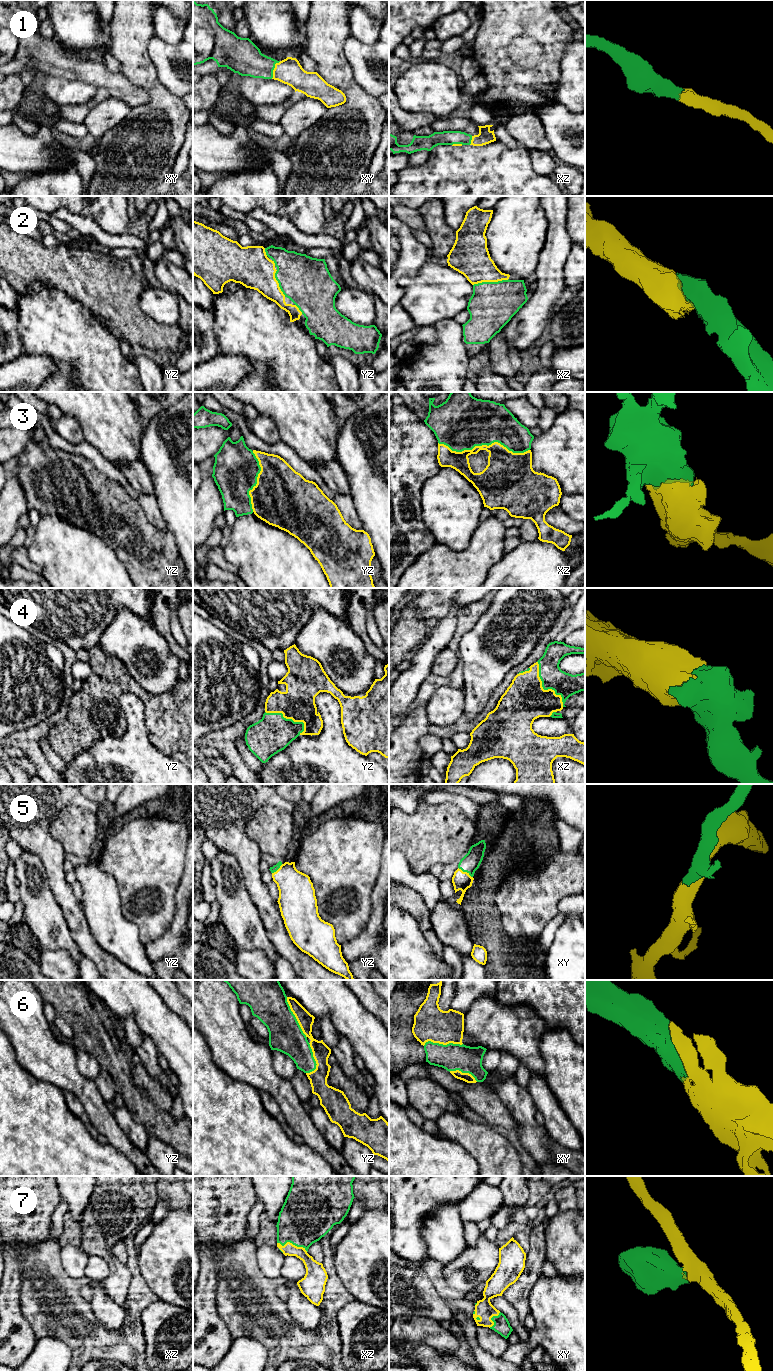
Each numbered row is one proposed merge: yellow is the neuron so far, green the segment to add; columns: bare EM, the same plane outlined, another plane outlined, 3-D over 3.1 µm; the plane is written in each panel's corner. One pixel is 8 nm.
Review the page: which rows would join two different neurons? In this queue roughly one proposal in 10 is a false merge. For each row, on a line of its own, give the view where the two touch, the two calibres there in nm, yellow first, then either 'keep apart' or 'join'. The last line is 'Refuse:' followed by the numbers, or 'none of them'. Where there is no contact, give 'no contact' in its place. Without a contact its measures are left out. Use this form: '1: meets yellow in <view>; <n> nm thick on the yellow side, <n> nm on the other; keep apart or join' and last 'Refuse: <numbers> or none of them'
1: meets yellow in xy; 200 nm thick on the yellow side, 280 nm on the other; join
2: meets yellow in xz; 300 nm thick on the yellow side, 360 nm on the other; join
3: meets yellow in xz; 280 nm thick on the yellow side, 420 nm on the other; join
4: meets yellow in xz; 340 nm thick on the yellow side, 190 nm on the other; join
5: meets yellow in xy; 150 nm thick on the yellow side, 150 nm on the other; join
6: meets yellow in yz; 120 nm thick on the yellow side, 300 nm on the other; join
7: meets yellow in xz; 110 nm thick on the yellow side, 420 nm on the other; join
Refuse: none of them

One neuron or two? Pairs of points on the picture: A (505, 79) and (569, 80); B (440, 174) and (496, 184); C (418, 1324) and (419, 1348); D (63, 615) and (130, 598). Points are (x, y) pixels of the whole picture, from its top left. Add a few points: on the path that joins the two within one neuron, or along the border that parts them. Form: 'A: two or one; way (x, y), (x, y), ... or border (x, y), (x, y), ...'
A: two; border (562, 57), (560, 63), (560, 86), (554, 98)
B: one; way (454, 180), (460, 184), (482, 184)
C: two; border (399, 1341), (421, 1341), (440, 1353)
D: one; way (80, 602), (84, 598), (113, 598)

